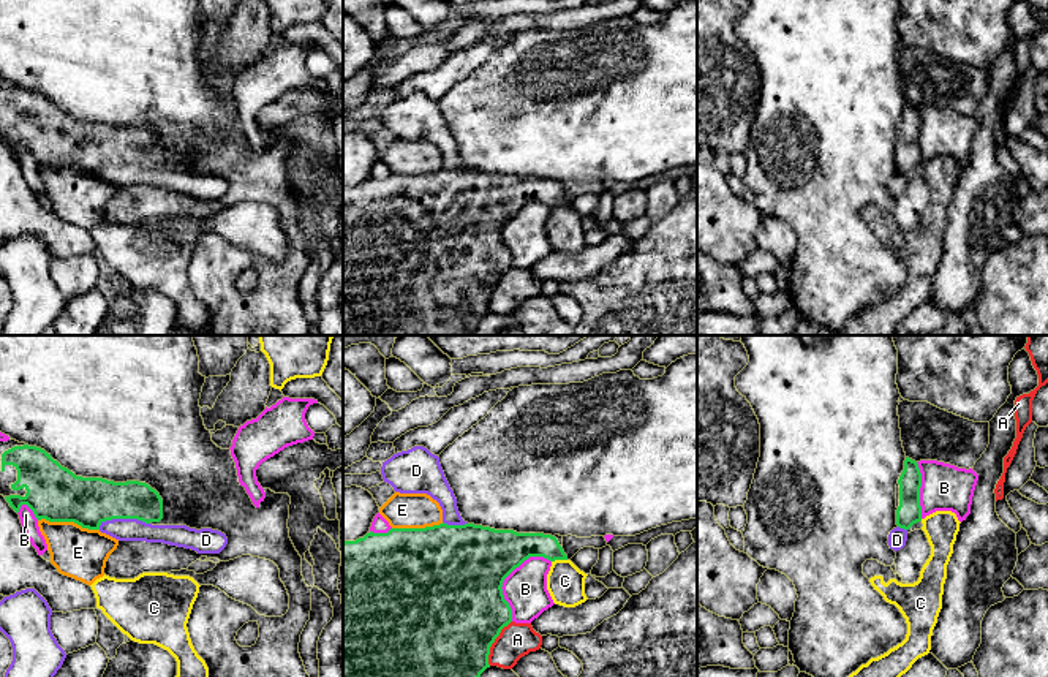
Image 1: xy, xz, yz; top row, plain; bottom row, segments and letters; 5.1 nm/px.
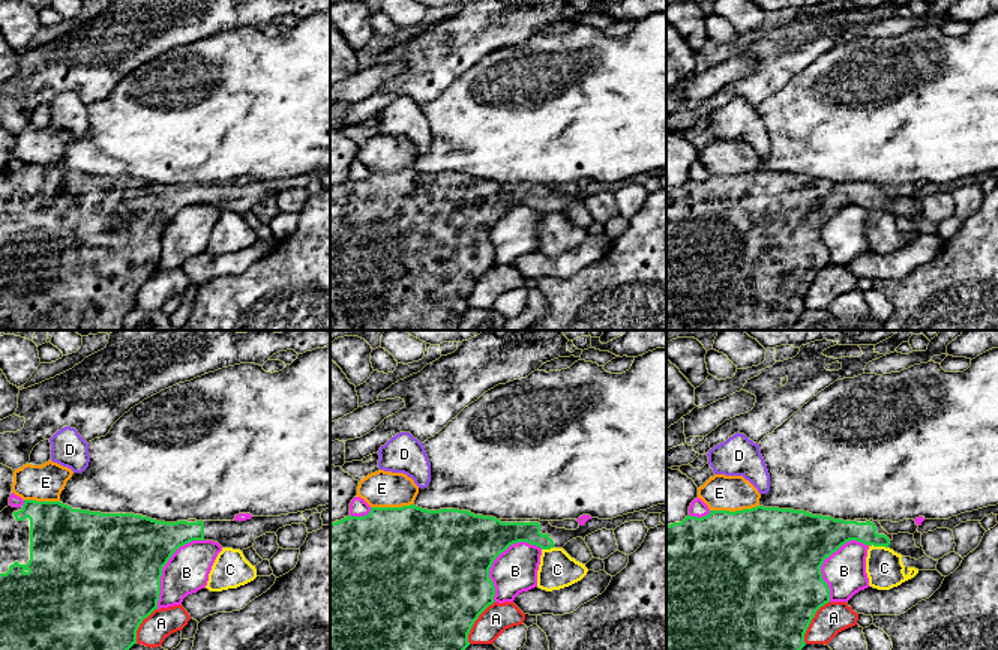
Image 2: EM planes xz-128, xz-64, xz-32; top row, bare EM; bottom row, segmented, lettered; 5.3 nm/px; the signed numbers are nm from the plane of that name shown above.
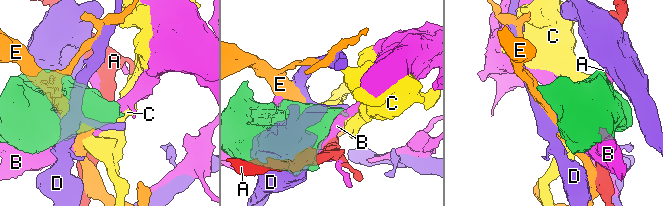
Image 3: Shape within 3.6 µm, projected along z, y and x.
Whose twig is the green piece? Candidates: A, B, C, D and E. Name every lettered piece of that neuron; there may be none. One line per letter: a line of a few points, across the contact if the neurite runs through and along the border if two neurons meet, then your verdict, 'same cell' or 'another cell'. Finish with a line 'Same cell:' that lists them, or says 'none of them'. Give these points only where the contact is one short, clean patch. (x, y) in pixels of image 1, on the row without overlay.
A: another cell
B: another cell
C: line xz (566, 204), (552, 208); another cell
D: another cell
E: another cell
Same cell: none of them

